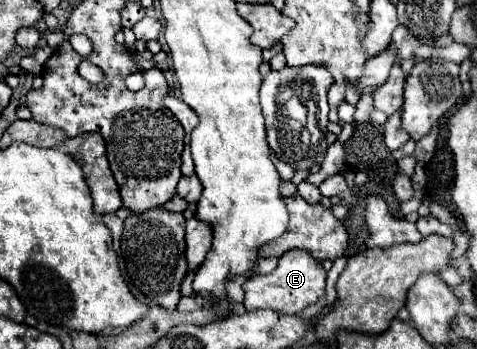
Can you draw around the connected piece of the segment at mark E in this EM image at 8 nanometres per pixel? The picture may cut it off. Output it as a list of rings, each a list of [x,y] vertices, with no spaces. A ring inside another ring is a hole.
[[[292,249],[280,257],[278,267],[268,275],[254,275],[244,283],[244,307],[246,311],[252,309],[280,309],[286,313],[300,313],[308,305],[314,305],[326,291],[326,271],[322,269],[322,263],[318,263],[314,257],[308,257],[308,253],[300,253],[300,249]]]

